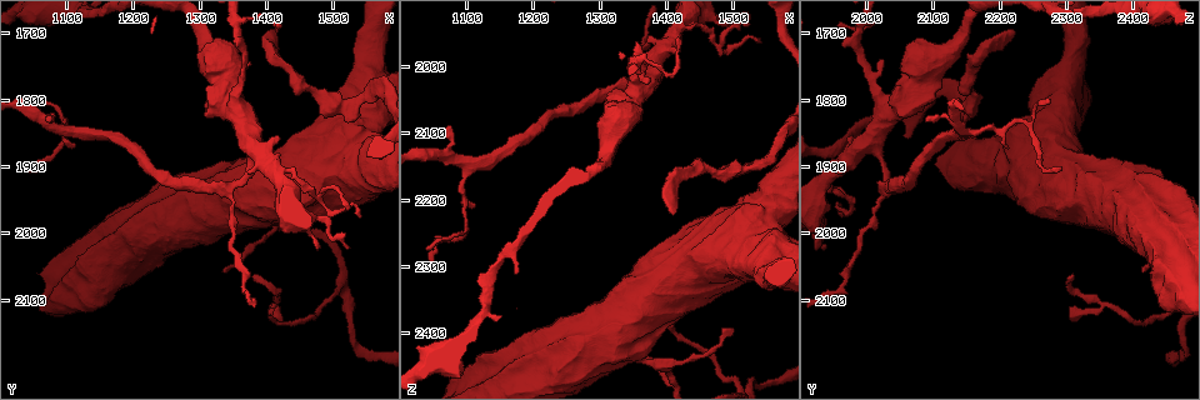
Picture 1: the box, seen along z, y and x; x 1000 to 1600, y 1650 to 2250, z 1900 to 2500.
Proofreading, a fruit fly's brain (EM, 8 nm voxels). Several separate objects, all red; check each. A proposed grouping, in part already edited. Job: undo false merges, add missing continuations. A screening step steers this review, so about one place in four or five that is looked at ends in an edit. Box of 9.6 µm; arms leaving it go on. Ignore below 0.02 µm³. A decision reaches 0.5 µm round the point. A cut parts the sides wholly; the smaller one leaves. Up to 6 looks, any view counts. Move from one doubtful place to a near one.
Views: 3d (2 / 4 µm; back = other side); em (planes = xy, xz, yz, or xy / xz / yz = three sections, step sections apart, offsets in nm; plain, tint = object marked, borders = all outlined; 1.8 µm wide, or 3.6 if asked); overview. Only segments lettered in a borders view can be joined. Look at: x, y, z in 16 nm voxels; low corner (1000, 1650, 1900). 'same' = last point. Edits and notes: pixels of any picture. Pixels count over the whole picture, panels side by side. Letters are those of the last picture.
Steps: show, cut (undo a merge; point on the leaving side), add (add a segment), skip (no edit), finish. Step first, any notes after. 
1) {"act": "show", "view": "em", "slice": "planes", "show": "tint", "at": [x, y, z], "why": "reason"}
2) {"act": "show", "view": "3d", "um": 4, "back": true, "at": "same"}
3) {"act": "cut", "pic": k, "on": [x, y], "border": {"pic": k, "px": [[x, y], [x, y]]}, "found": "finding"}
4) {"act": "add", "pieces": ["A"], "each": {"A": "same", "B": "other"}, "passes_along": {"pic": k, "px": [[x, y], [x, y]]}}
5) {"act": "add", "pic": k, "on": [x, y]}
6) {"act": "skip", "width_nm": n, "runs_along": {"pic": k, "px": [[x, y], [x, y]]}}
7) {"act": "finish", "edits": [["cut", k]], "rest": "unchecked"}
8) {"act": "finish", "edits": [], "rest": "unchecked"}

{"act": "show", "view": "3d", "um": 4, "at": [1375, 1910, 1955], "why": "stops while still wide"}

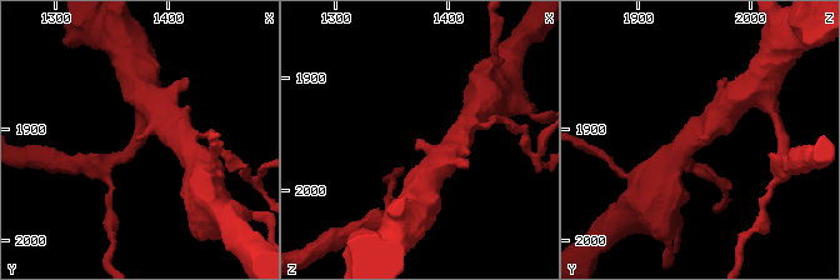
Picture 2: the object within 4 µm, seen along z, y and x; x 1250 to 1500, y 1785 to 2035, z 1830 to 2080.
{"act": "show", "view": "em", "slice": "planes", "show": "borders", "at": [1372, 1908, 1956], "why": "shape alone is not enough"}

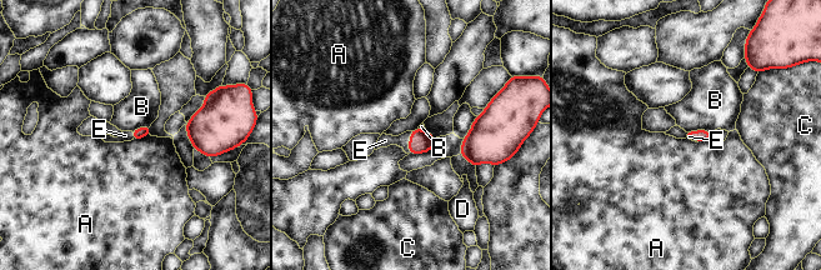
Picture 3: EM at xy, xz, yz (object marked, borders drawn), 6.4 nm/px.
{"act": "add", "pieces": ["E"], "each": {"A": "other", "B": "other", "C": "other", "D": "other", "E": "same"}, "passes_along": {"pic": 3, "px": [[420, 141], [409, 143], [385, 140]]}, "found": "it goes on there"}

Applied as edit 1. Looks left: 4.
{"act": "show", "view": "em", "slice": "yz", "step": 8, "show": "tint", "at": [1350, 1810, 2040], "why": "side arm on a straight run"}

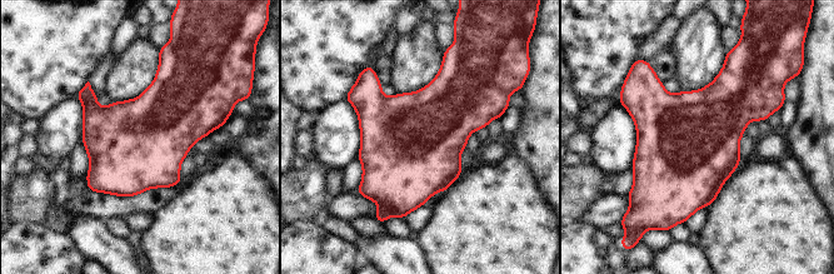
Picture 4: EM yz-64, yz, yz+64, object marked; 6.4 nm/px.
{"act": "show", "view": "em", "slice": "yz", "step": 8, "show": "borders", "at": "same", "why": "see the neighbours"}

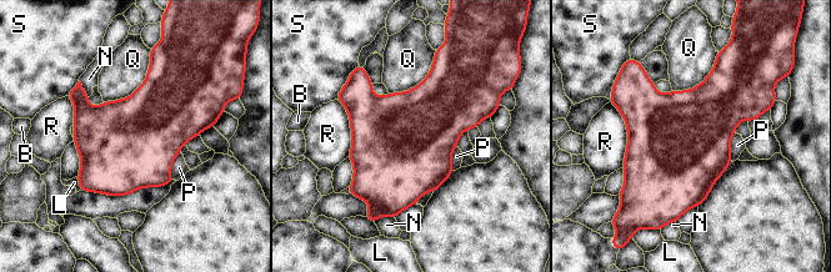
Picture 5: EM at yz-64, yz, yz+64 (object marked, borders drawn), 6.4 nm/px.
{"act": "skip", "each": {"B": "other", "L": "other", "N": "other", "P": "other", "Q": "other", "R": "other", "S": "other"}, "border": {"pic": 5, "px": [[150, 55], [145, 80], [104, 102]]}, "found": "one neuron here"}

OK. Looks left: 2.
{"act": "finish", "edits": [["add", 3]], "rest": "unchecked"}

